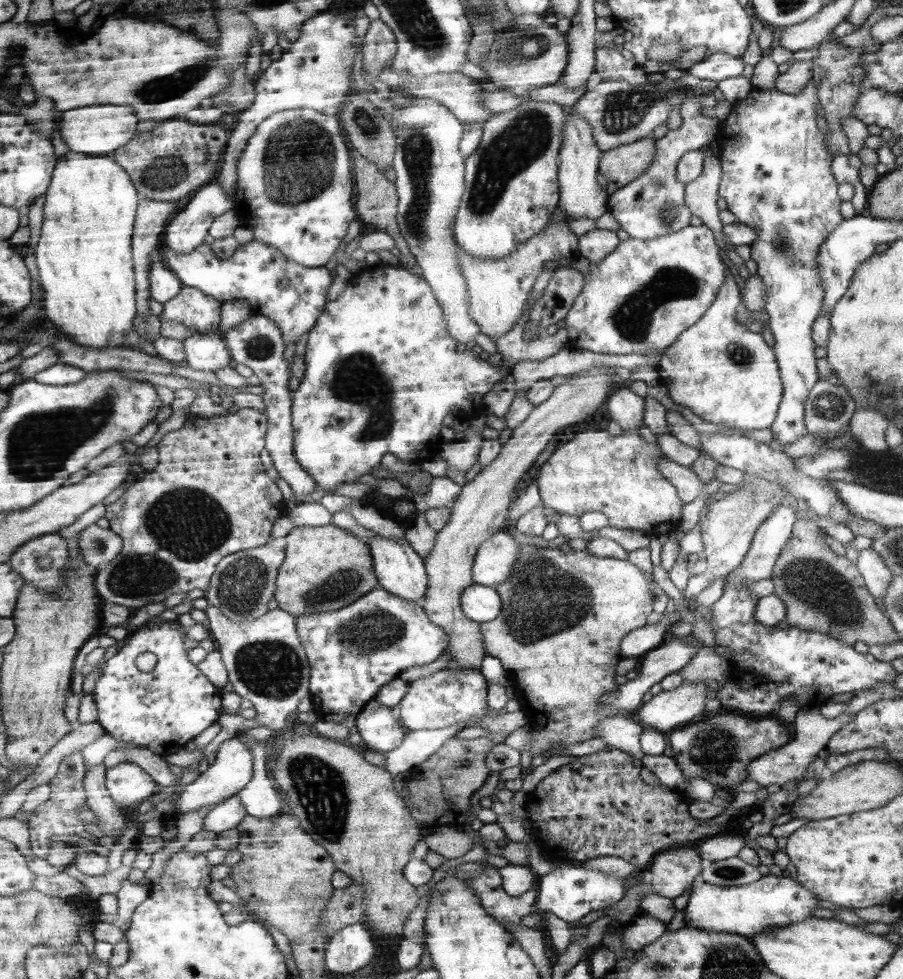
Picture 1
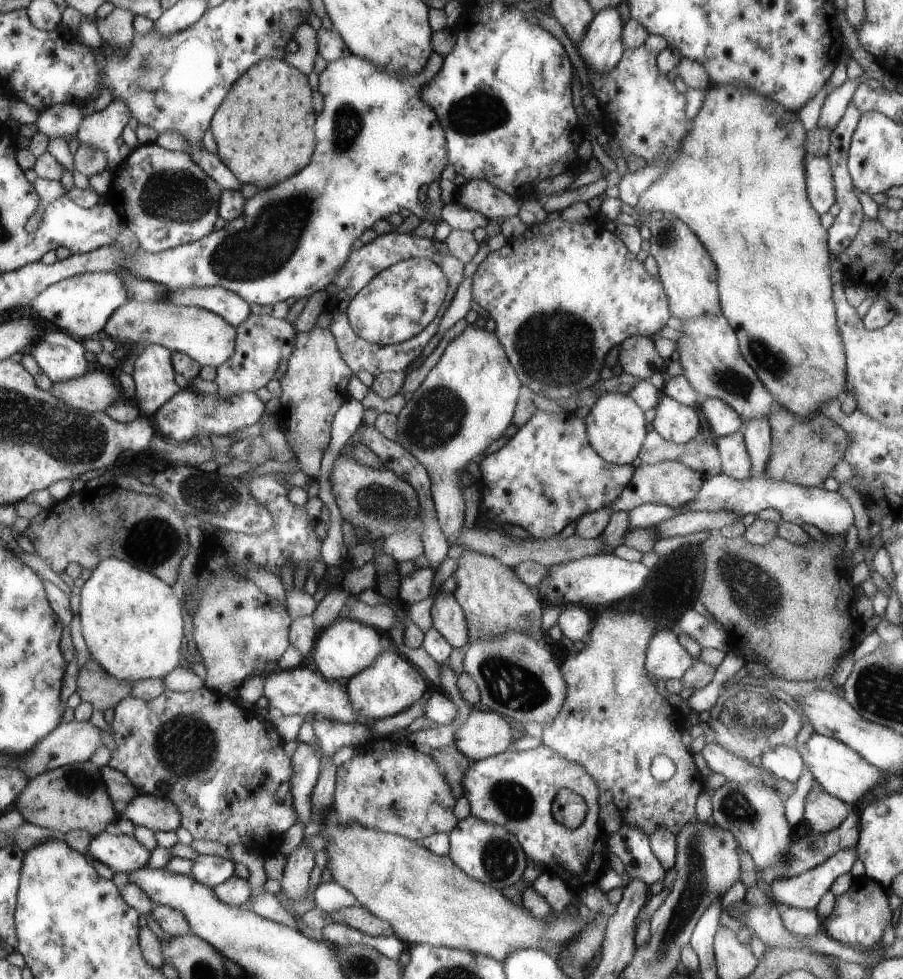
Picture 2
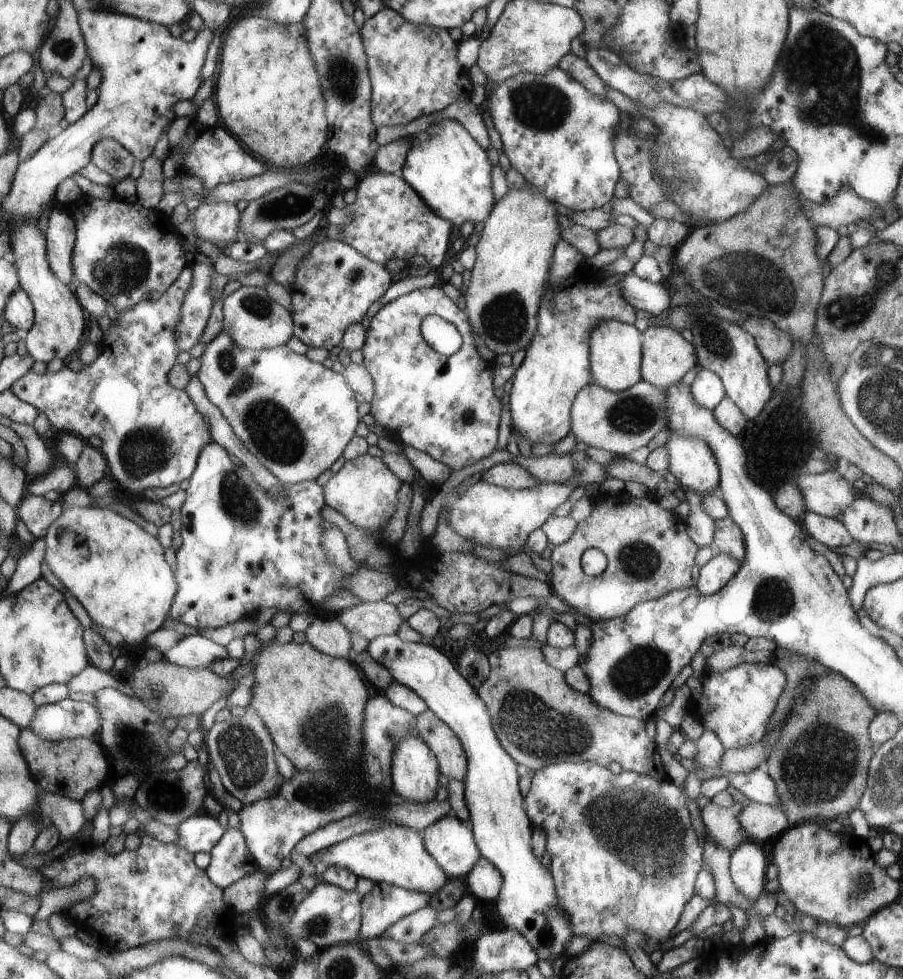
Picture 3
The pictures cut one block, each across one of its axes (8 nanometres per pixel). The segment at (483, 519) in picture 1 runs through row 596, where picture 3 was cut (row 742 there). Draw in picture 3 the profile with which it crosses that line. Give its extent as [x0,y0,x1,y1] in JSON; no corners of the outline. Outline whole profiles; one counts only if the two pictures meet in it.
[415,709,468,781]

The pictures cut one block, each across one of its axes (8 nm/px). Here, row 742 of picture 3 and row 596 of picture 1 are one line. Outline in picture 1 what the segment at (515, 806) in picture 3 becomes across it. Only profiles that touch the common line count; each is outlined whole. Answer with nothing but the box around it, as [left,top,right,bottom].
[460,583,503,623]

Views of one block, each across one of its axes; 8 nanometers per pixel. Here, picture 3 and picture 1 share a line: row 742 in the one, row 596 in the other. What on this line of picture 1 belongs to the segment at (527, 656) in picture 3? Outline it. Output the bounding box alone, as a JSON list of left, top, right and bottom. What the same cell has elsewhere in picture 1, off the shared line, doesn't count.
[480,543,654,756]

